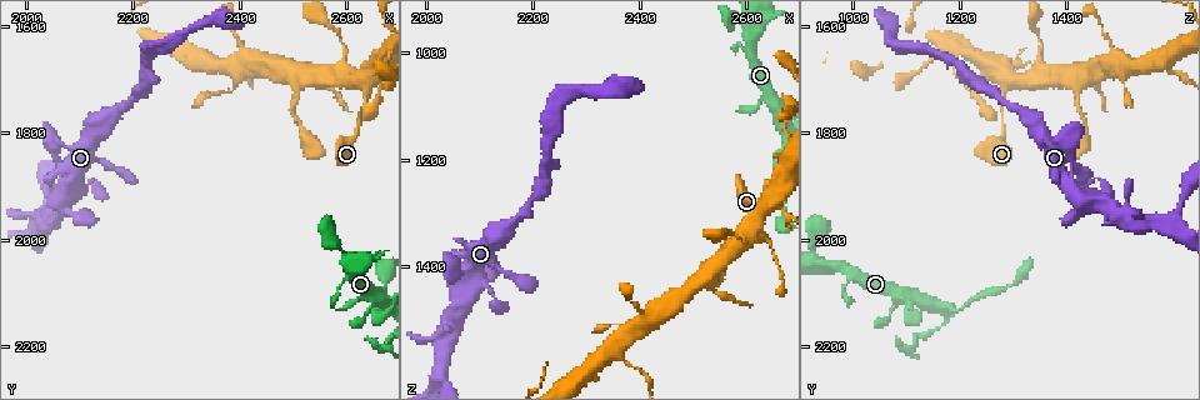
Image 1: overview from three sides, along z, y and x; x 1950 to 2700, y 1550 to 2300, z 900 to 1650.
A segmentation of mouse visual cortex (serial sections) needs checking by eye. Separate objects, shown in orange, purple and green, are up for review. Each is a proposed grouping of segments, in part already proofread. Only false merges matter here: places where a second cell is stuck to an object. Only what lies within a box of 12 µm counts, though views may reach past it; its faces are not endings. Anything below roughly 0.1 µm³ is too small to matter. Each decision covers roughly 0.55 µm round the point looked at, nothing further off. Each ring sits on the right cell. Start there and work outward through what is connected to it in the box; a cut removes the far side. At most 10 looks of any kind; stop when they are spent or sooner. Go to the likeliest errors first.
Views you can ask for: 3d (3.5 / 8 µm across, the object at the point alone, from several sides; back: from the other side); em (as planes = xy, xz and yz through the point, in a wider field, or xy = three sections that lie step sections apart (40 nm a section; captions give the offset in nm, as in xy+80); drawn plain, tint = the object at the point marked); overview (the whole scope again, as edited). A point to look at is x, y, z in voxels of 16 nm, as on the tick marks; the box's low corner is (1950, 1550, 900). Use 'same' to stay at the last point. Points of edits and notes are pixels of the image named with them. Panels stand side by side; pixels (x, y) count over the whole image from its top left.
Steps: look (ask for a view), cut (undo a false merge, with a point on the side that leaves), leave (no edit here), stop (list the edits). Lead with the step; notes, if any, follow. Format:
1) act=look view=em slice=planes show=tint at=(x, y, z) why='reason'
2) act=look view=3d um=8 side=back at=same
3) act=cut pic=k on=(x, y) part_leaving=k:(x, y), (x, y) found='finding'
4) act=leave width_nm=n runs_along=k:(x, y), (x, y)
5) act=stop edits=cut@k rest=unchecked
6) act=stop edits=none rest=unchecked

act=look view=3d um=3.5 at=(2660, 2130, 1205) why='a narrow waist'

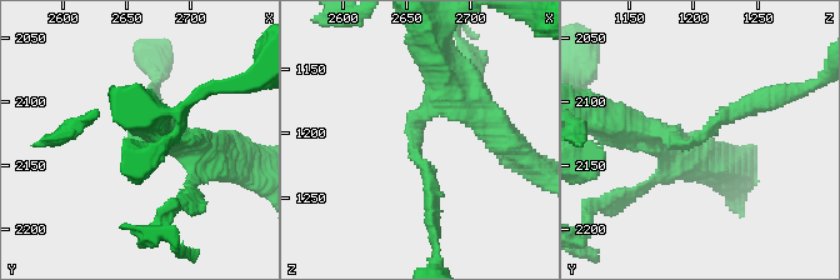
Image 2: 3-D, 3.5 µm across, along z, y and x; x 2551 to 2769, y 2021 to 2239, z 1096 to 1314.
act=look view=em slice=xy step=2 show=tint at=(2654, 2132, 1200) arm_widths_nm=200,350 why='now the EM'

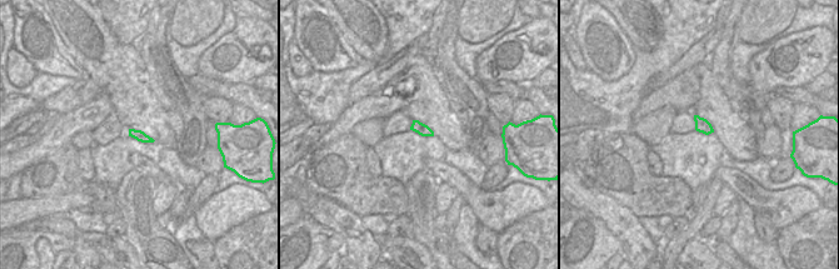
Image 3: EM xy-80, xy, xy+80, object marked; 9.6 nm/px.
act=leave runs_along=2:(628, 133), (691, 144), (761, 101) found='one cell here'

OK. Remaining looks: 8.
act=look view=3d um=8 at=(2625, 1775, 1285) why='a narrow waist'

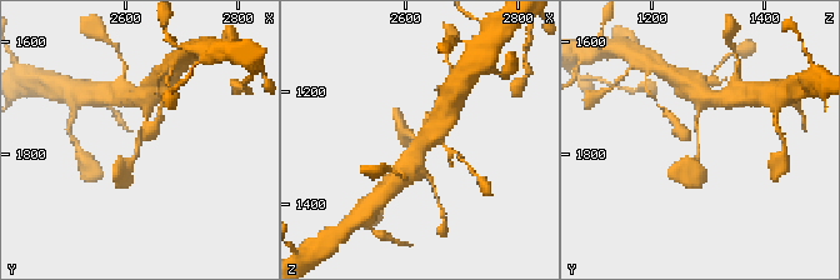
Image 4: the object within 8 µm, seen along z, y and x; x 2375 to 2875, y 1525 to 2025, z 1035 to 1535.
act=look view=3d um=3.5 at=(2620, 1770, 1275)

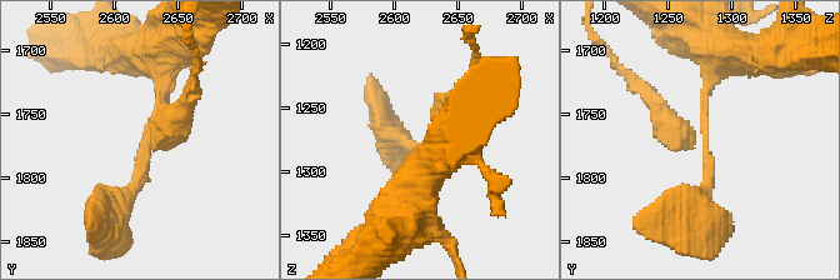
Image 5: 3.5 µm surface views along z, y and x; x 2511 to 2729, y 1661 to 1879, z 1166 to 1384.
act=look view=em slice=xy step=3 show=tint at=(2624, 1770, 1280) arm_widths_nm=150,250

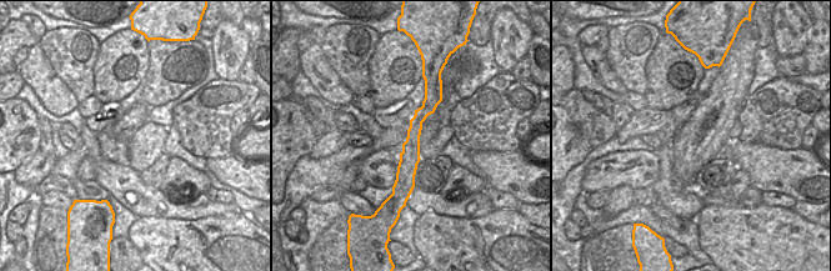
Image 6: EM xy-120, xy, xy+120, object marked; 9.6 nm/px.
act=leave runs_along=5:(114, 213), (159, 114), (159, 64) found='one cell here'

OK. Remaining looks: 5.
act=look view=3d um=3.5 at=(2505, 1705, 1425) why='two arms in line, one across'

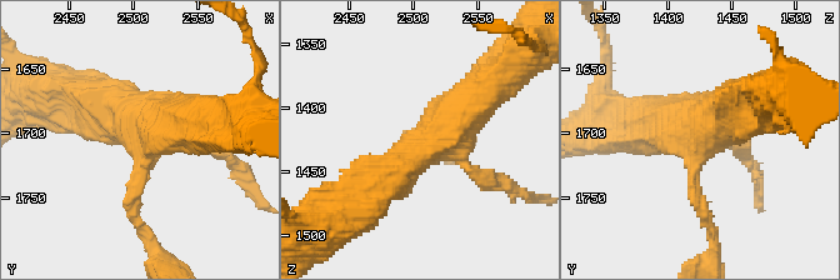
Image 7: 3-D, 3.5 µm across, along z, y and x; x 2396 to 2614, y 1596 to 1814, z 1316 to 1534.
act=look view=em slice=xy step=2 show=tint at=(2512, 1704, 1428)

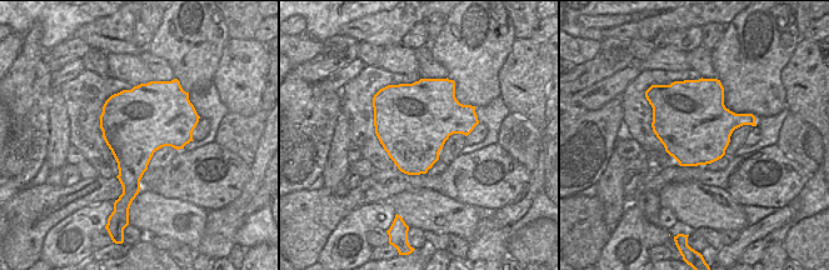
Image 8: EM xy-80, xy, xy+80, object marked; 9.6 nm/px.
act=leave runs_along=7:(498, 78), (371, 193) found='all the same cell'

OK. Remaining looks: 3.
act=look view=3d um=3.5 at=(2075, 1910, 1415) why='four or more arms meet'

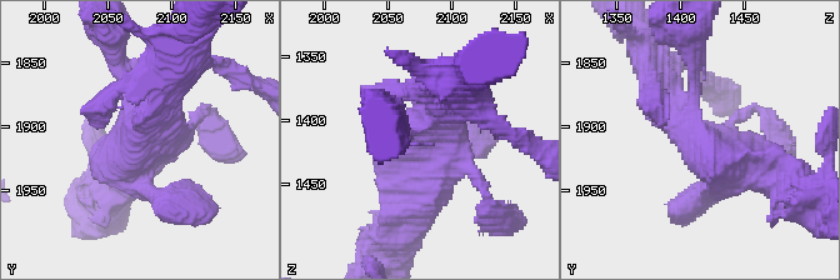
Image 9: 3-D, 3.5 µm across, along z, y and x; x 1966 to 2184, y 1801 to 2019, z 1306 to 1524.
act=look view=em slice=xy step=5 show=tint at=(2076, 1906, 1410)

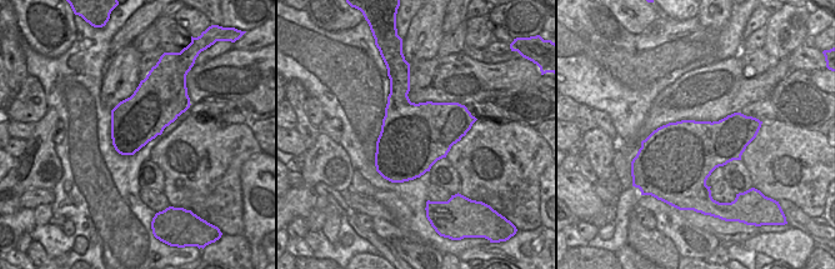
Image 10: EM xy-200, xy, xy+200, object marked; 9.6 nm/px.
act=leave runs_along=9:(650, 56), (710, 156), (761, 164) found='continuous, no second cell'

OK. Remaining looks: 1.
act=stop edits=none rest=unchecked

